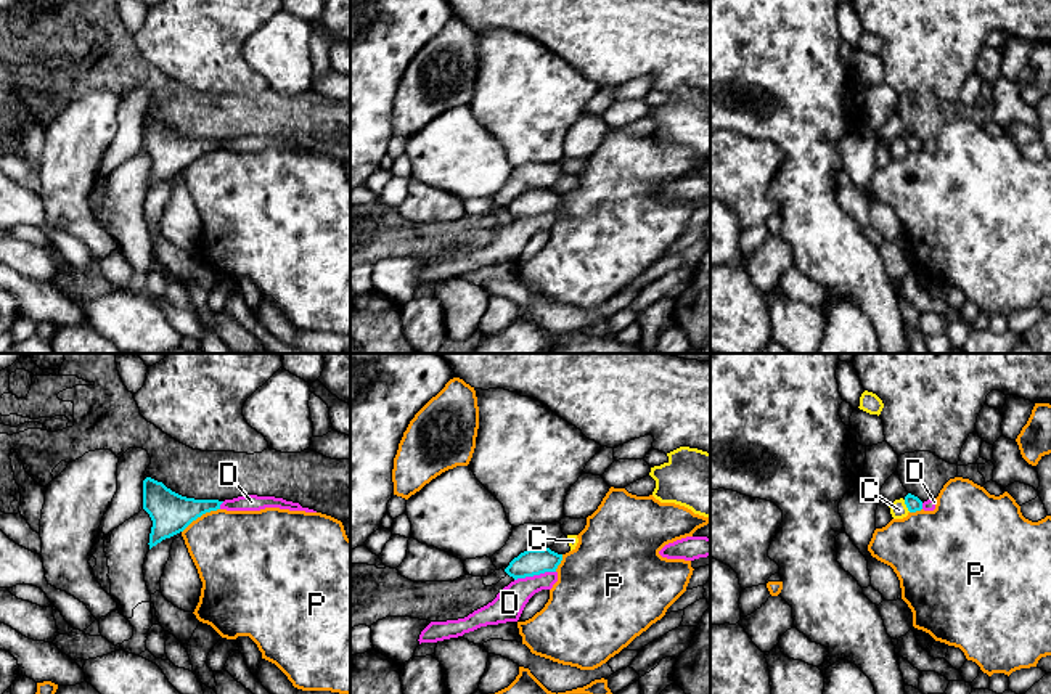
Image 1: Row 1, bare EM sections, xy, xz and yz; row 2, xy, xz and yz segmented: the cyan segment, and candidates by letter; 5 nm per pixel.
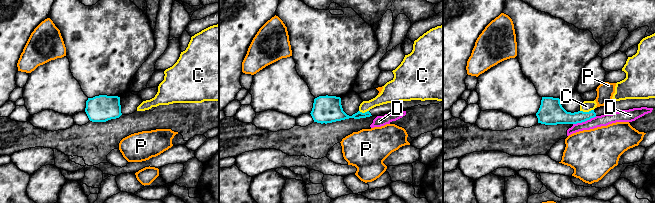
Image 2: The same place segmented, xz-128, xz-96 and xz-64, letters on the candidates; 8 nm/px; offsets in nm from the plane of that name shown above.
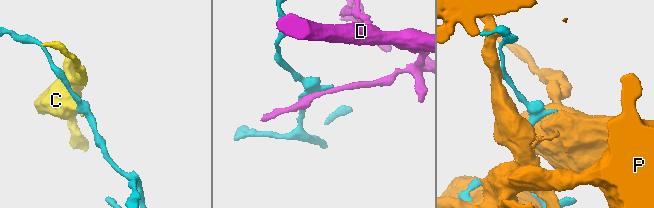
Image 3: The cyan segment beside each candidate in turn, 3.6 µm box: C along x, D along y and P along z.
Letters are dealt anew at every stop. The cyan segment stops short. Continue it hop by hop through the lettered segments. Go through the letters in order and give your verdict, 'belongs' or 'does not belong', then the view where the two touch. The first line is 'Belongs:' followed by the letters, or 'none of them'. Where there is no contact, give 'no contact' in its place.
Belongs: none of them
C: does not belong; contact in yz
D: does not belong; contact in xz
P: does not belong; contact in xy

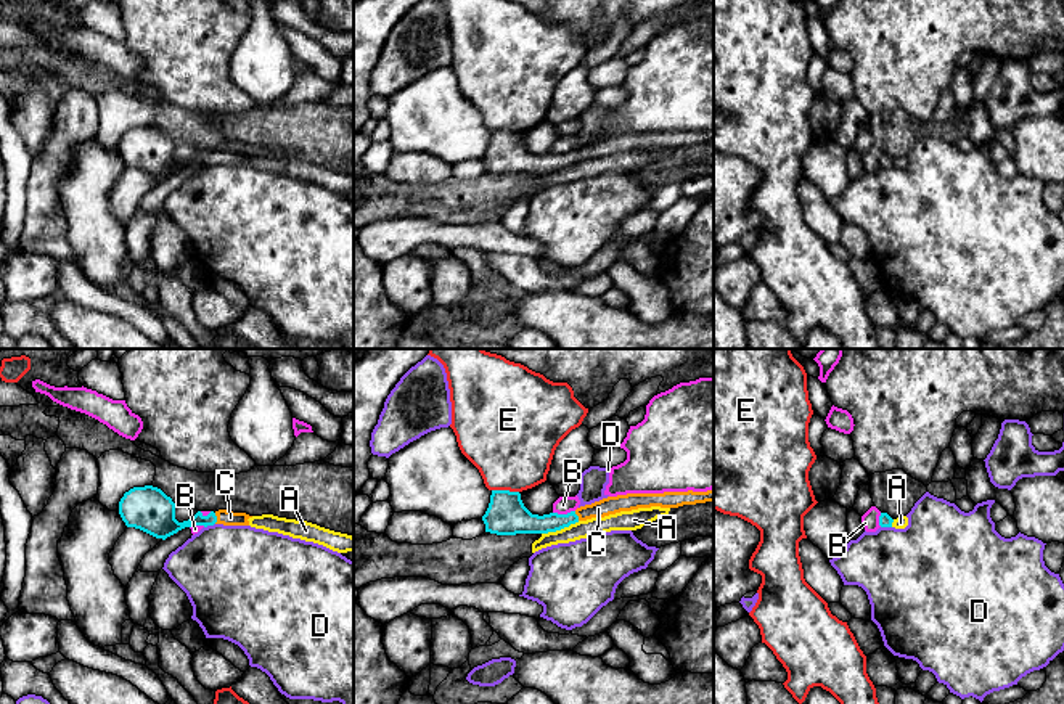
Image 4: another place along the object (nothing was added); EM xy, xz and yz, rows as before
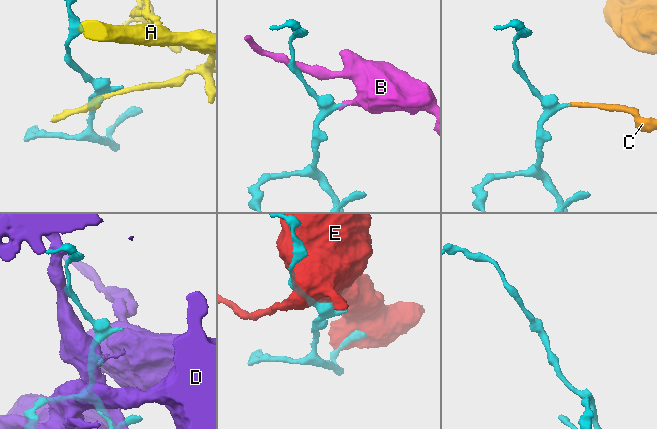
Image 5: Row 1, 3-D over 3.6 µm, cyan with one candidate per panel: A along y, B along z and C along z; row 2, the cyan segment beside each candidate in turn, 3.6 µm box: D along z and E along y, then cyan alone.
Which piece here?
Belongs: C
A: does not belong; contact in xz
B: does not belong; contact in xz
C: belongs; contact in xy
D: does not belong; contact in xy
E: does not belong; contact in xz

